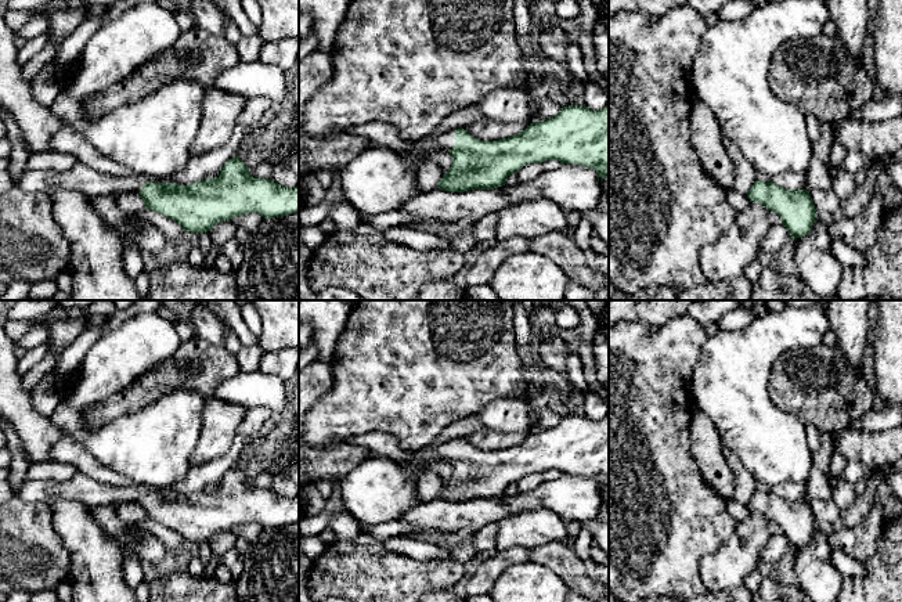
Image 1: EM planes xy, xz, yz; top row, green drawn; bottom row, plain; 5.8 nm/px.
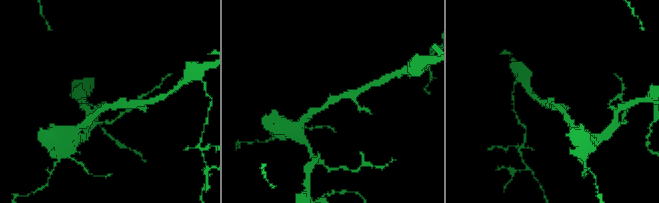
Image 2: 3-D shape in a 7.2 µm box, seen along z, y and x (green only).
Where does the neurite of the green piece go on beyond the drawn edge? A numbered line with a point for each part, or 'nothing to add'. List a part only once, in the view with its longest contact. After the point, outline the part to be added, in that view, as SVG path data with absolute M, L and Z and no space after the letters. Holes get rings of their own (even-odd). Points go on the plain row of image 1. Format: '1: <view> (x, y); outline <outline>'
1: xz (446, 450); outline M455 440L444 441L441 444L433 446L432 448L422 447L415 451L415 455L423 461L436 457L448 462L455 455Z

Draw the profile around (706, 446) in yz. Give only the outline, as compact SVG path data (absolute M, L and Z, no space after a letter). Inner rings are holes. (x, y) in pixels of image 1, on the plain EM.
M690 397L690 451L706 483L724 500L733 500L735 479L722 454L715 423Z

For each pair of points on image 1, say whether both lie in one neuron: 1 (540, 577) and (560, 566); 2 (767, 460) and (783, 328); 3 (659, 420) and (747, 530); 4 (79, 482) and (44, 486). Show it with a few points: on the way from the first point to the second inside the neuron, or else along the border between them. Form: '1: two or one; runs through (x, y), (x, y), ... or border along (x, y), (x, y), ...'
1: two; border along (529, 559), (548, 566), (567, 587)
2: one; runs through (756, 426), (756, 361)
3: two; border along (738, 523), (733, 534), (718, 550)
4: one; runs through (71, 487), (53, 487)

